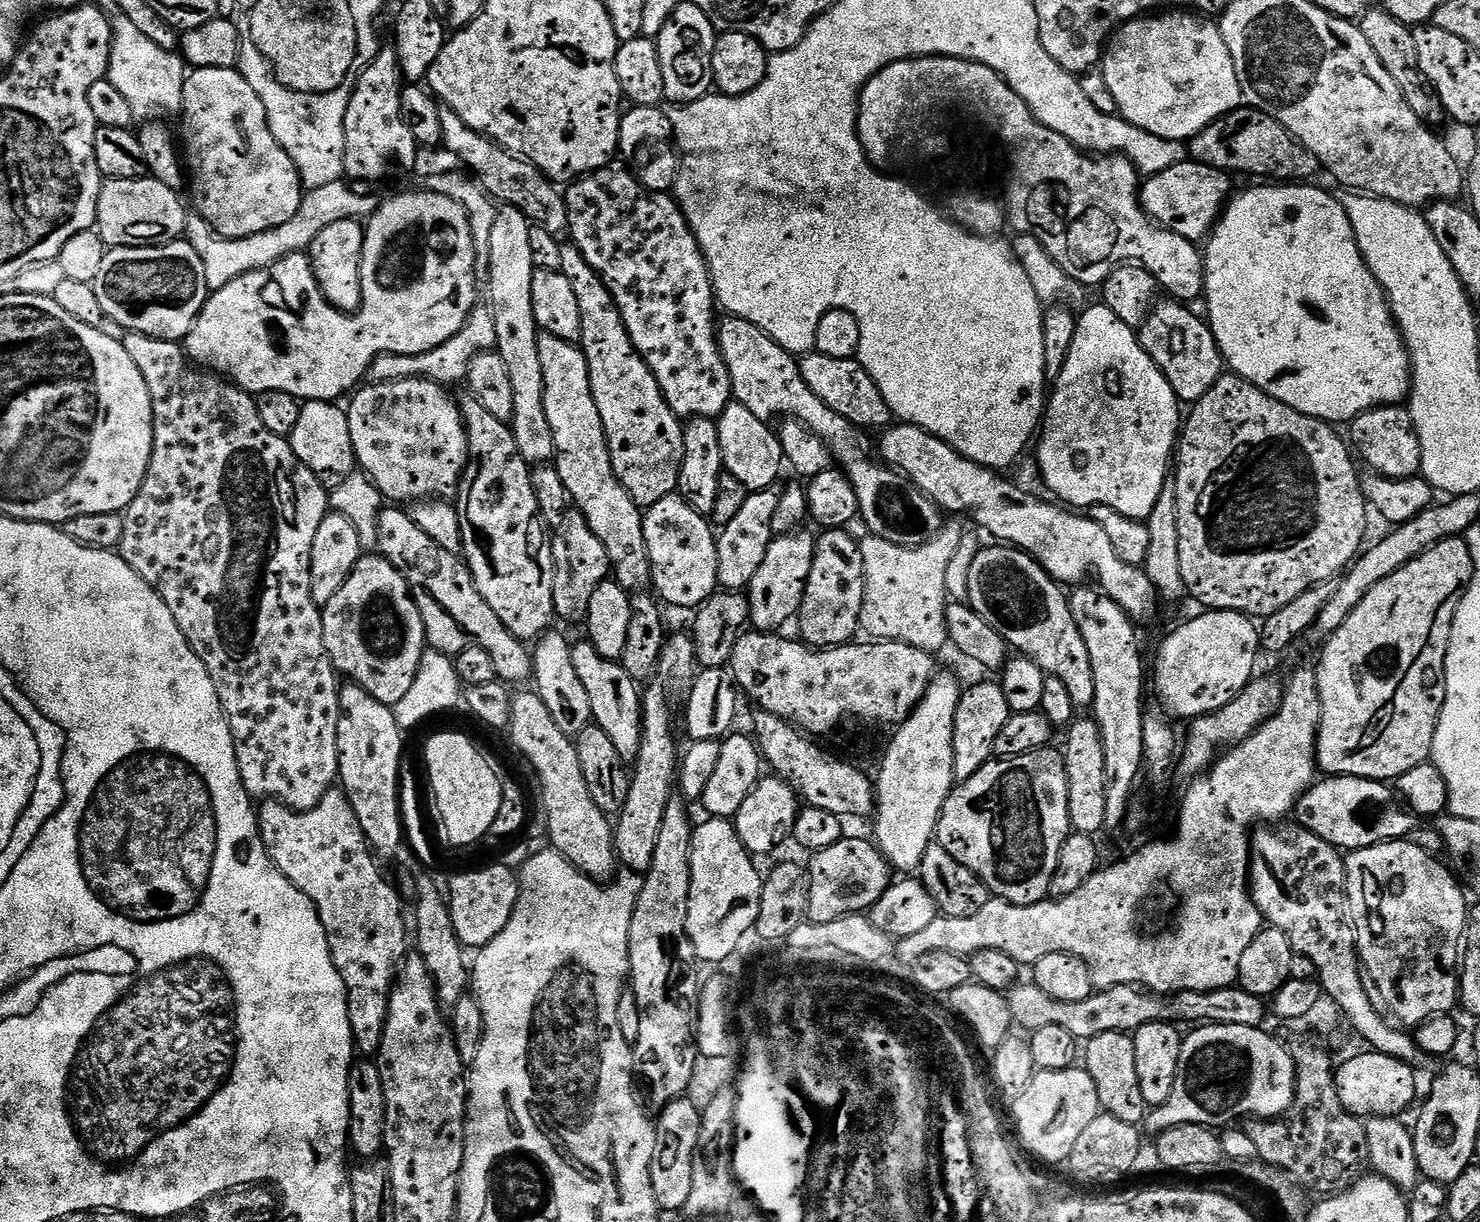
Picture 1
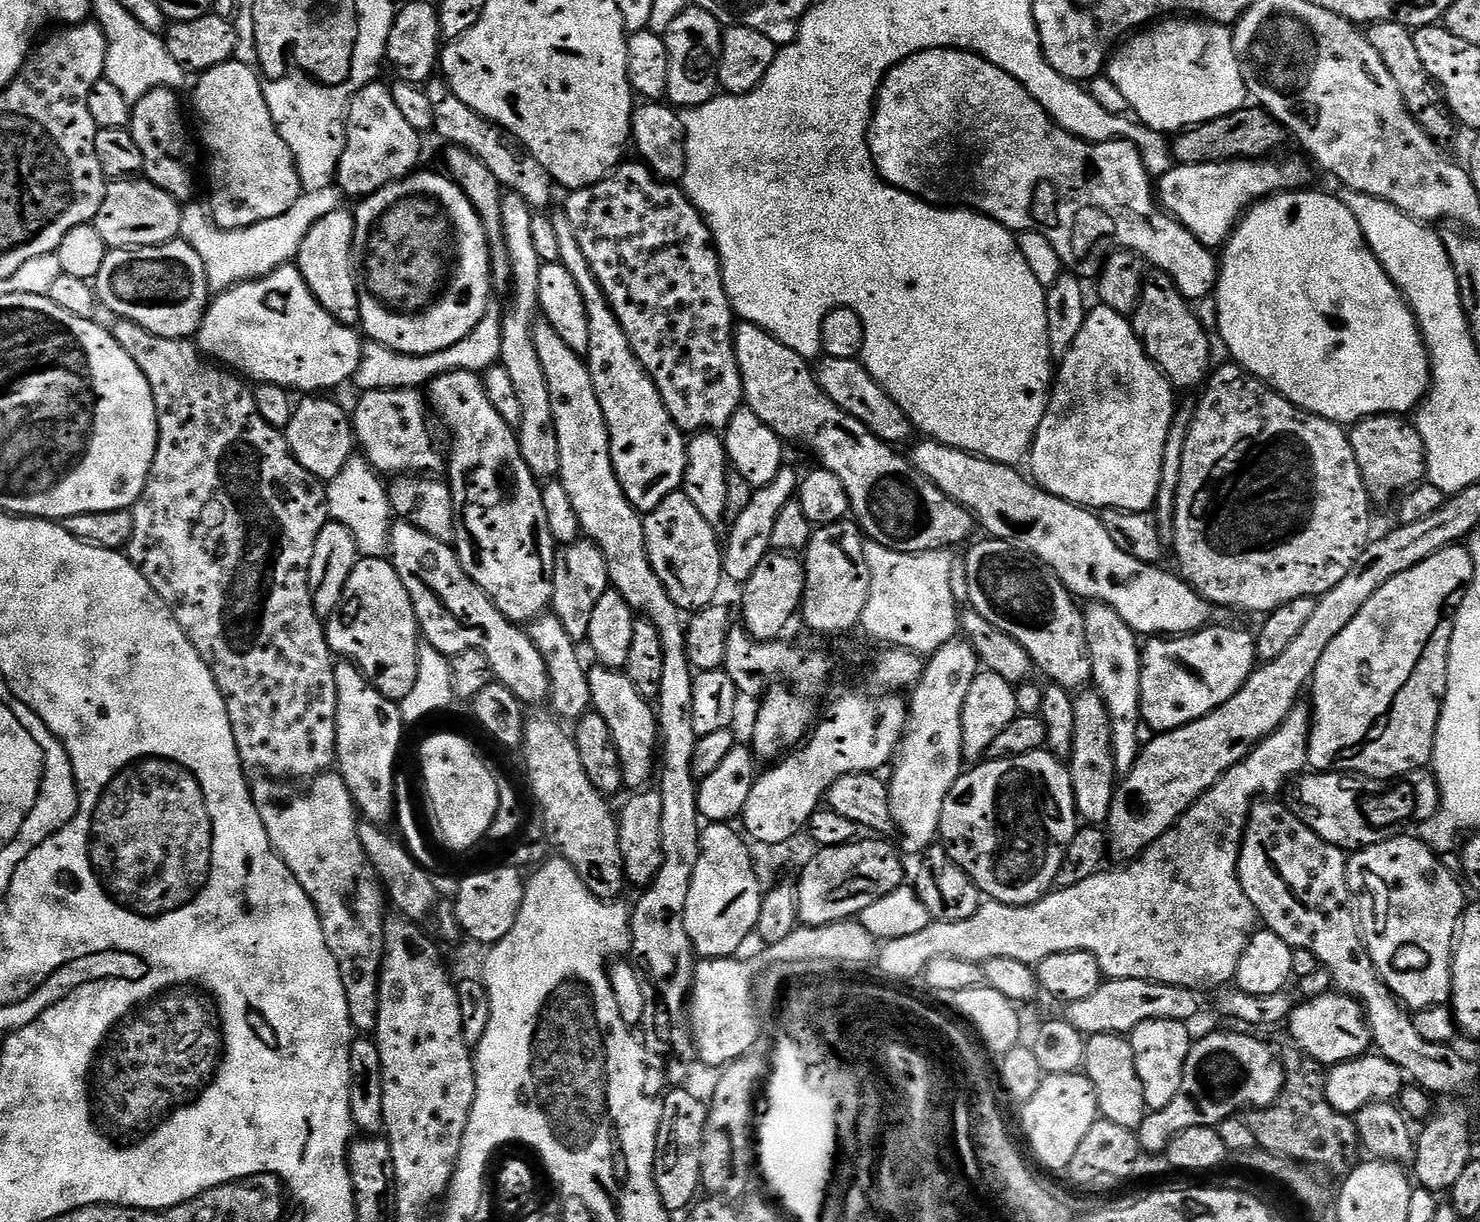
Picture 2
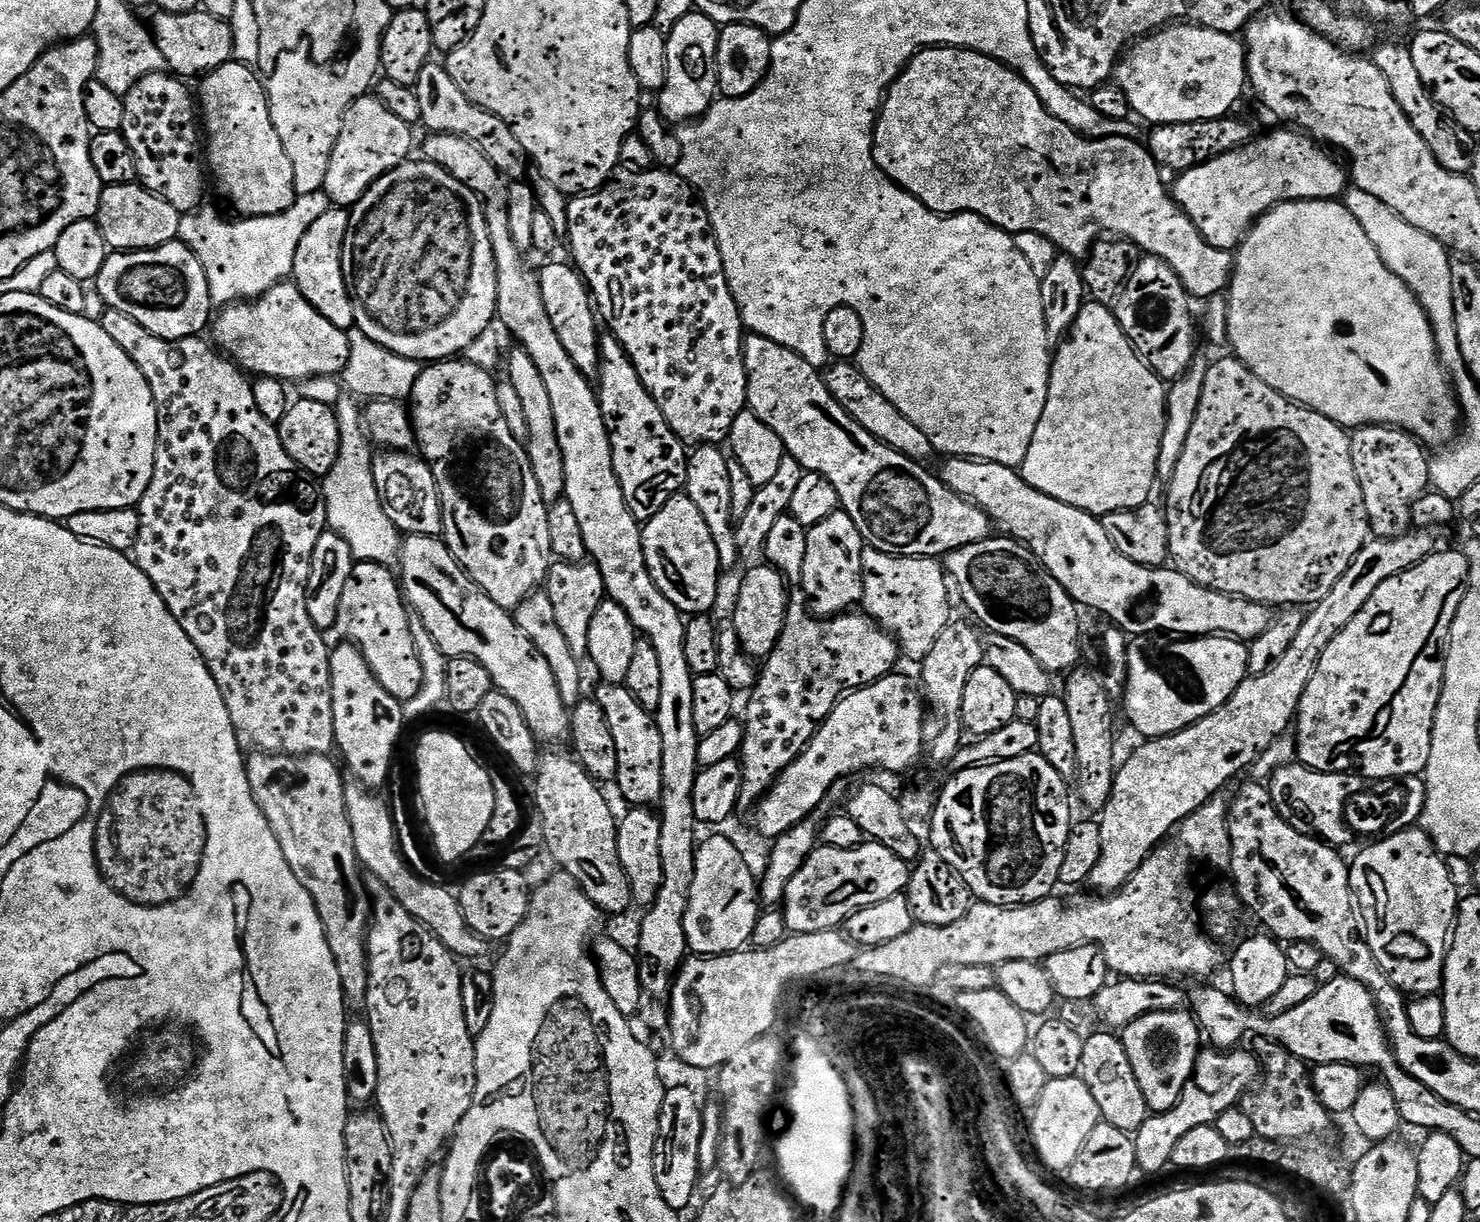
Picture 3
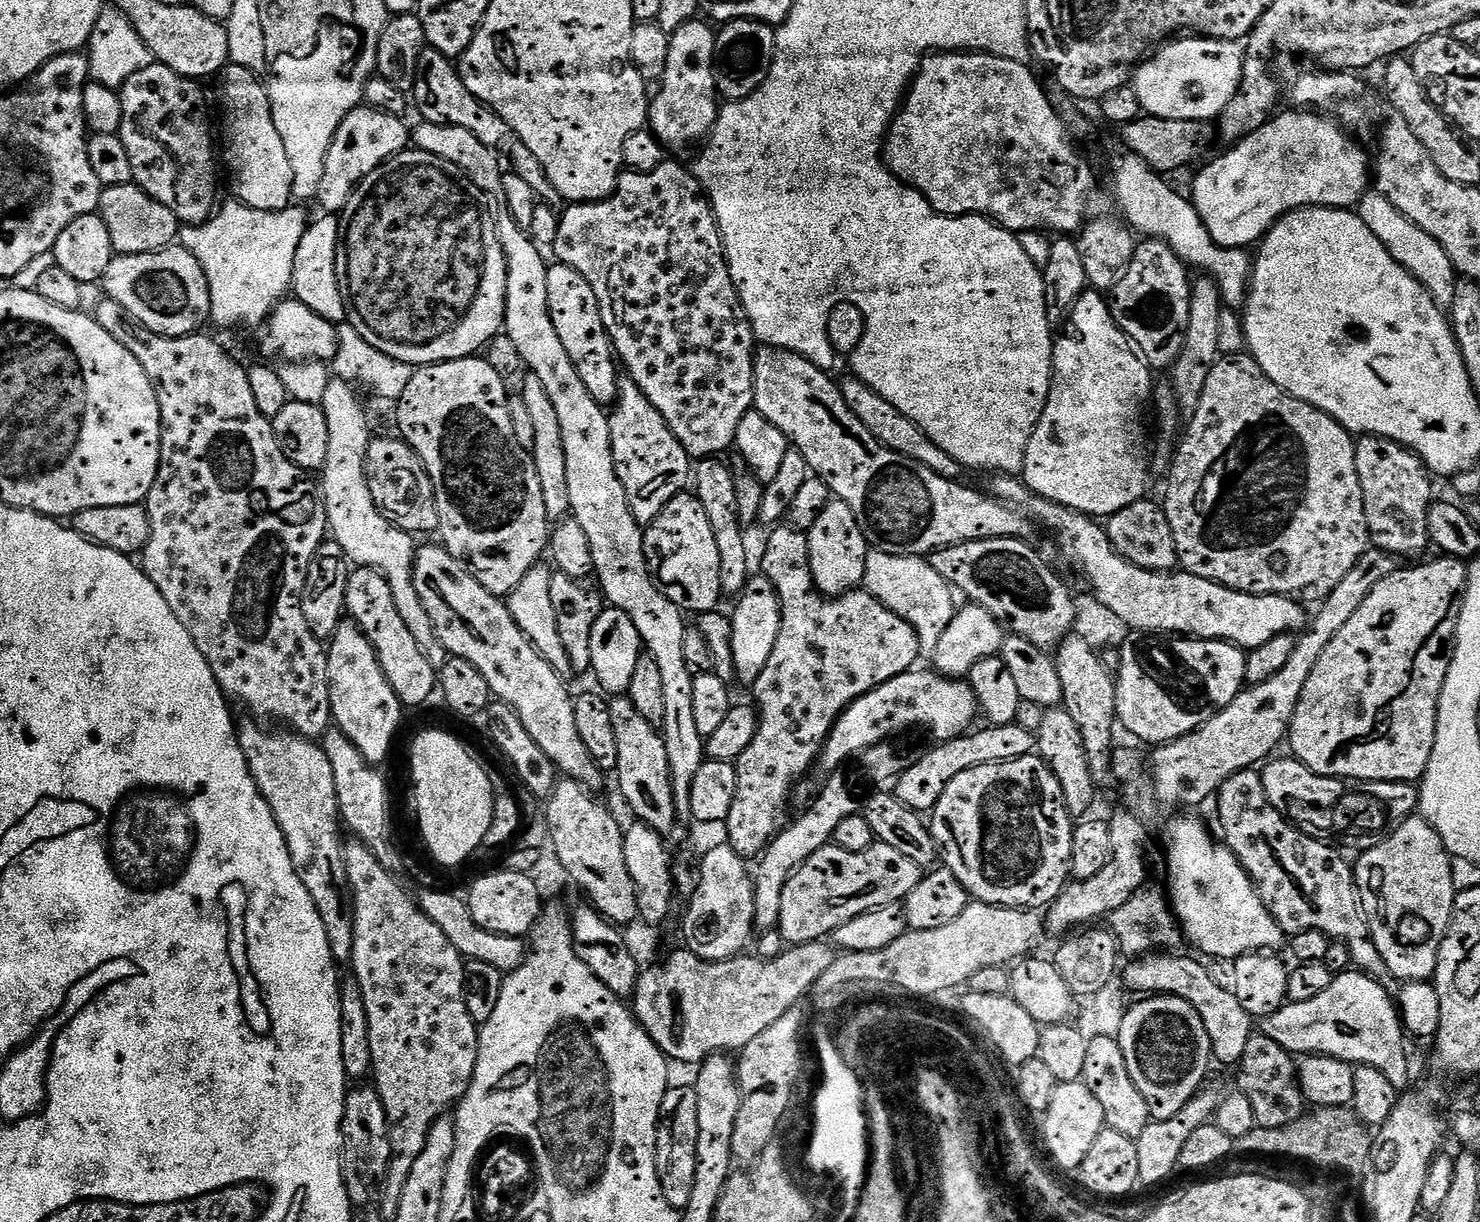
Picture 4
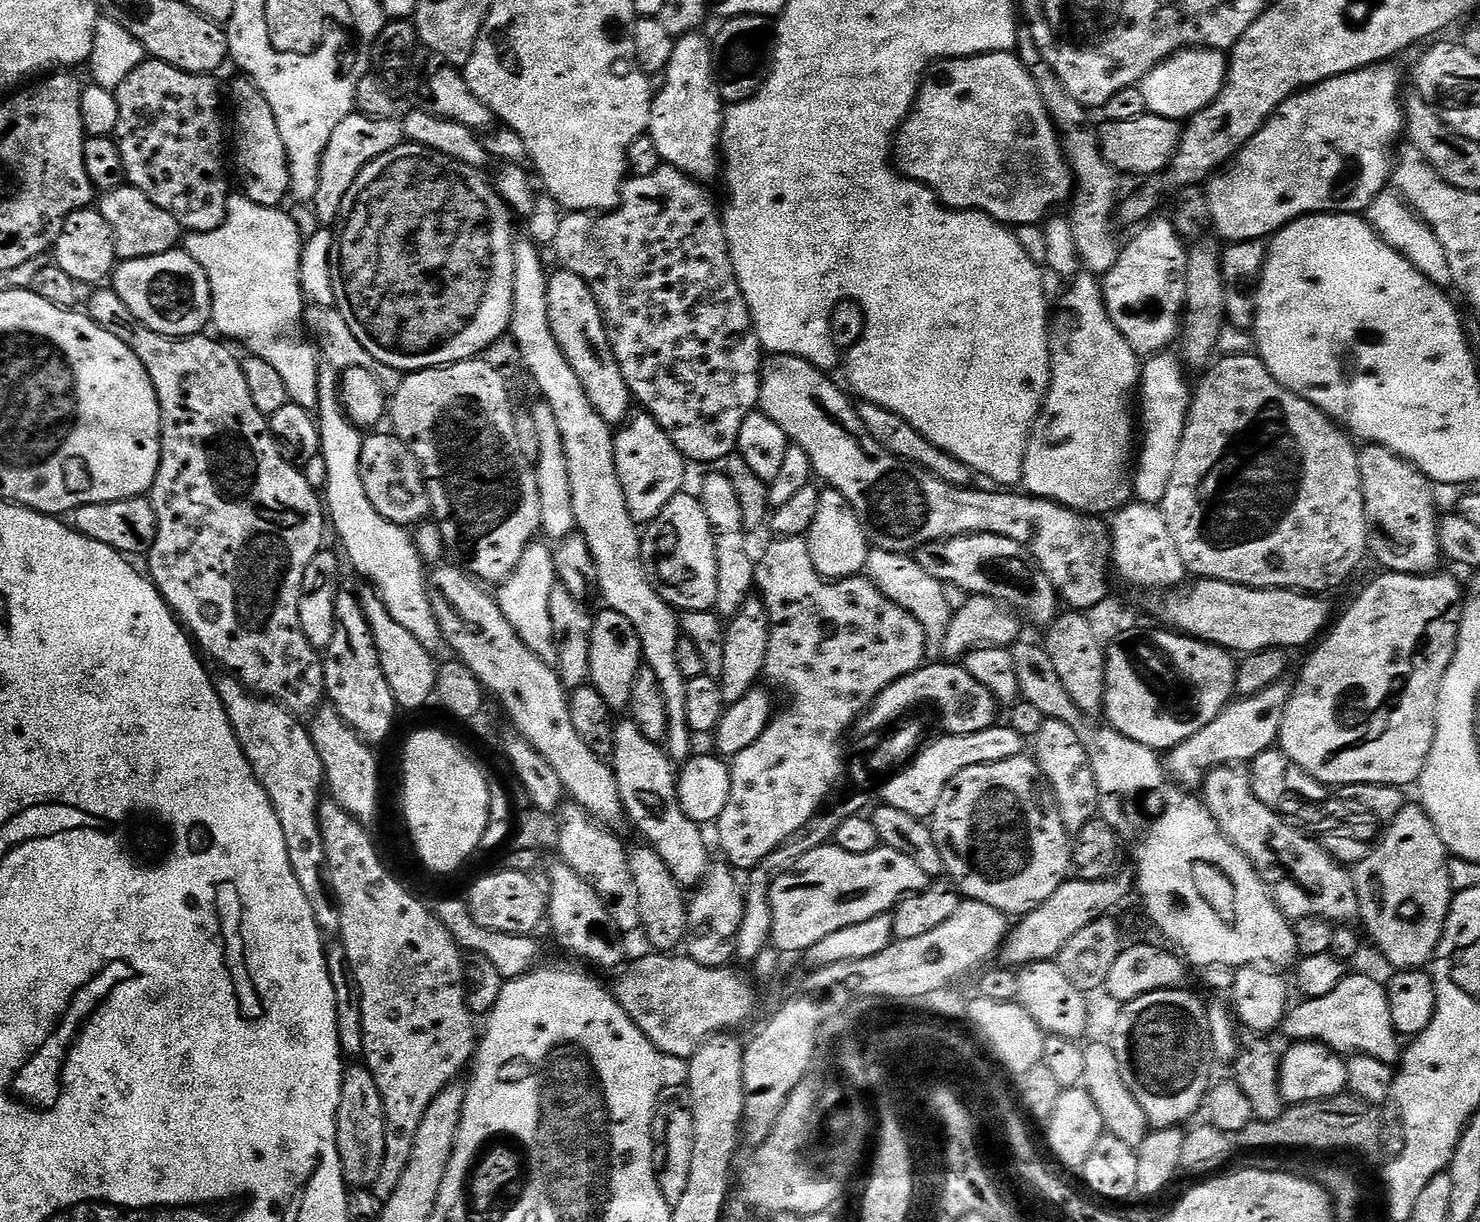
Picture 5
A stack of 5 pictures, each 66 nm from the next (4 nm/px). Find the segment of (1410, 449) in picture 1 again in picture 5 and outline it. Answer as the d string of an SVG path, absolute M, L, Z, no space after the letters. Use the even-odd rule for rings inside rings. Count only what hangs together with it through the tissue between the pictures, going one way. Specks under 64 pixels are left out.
M1365 443L1359 449L1358 474L1362 478L1362 494L1366 506L1366 522L1368 523L1368 550L1371 559L1381 564L1381 569L1389 572L1405 572L1411 576L1432 574L1442 564L1442 553L1438 542L1438 511L1436 512L1436 496L1432 493L1433 481L1423 476L1414 465L1395 456L1386 446Z

